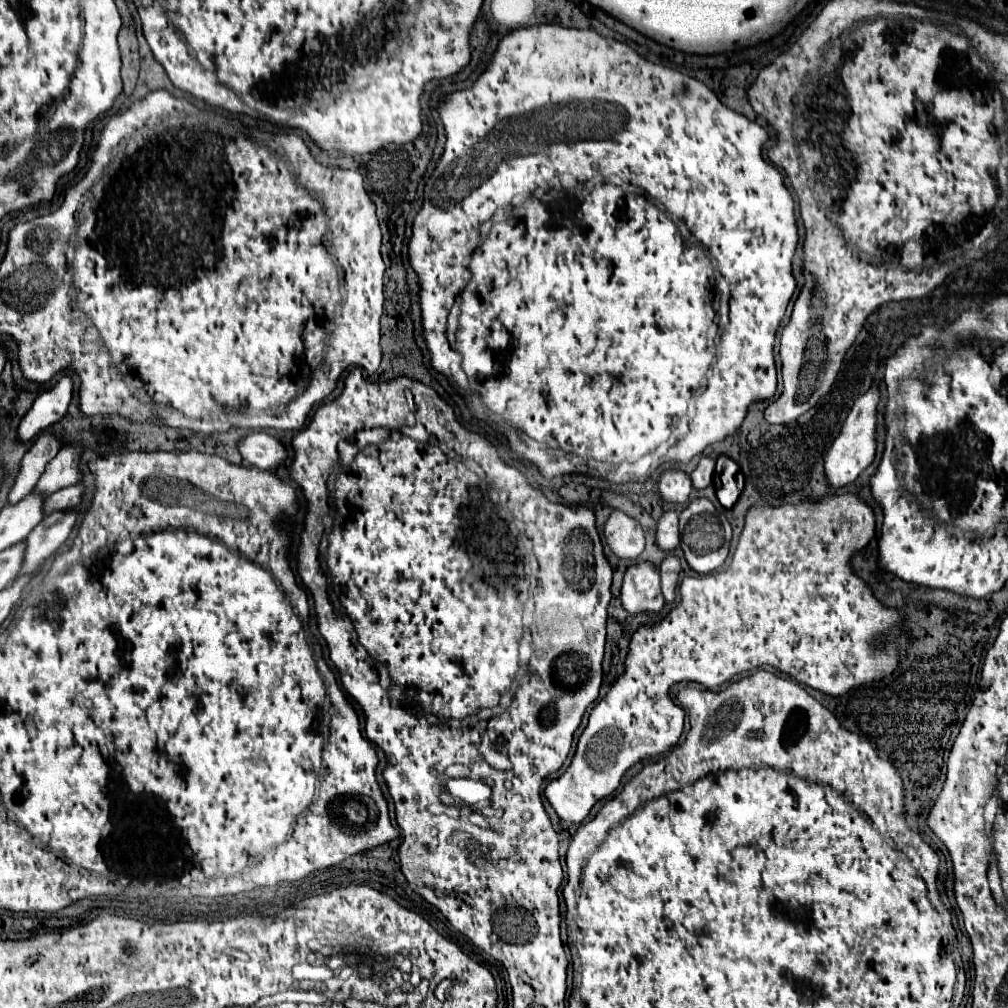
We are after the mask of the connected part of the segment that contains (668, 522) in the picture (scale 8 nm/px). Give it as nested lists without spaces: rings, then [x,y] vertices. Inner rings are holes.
[[[666,511],[656,527],[656,545],[660,551],[670,553],[680,545],[680,533],[678,533],[678,513]]]

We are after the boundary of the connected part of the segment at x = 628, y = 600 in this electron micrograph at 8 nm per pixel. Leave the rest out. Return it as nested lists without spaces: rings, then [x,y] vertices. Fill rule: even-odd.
[[[650,563],[634,565],[626,571],[622,583],[622,607],[630,615],[638,613],[660,613],[664,607],[664,597],[660,591],[658,569]]]

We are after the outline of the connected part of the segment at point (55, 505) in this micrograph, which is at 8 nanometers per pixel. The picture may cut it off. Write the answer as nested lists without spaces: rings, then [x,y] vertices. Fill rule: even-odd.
[[[72,485],[68,489],[62,489],[62,491],[54,493],[54,497],[48,497],[44,501],[44,517],[48,517],[54,511],[66,511],[66,509],[76,507],[80,503],[82,493],[84,493],[82,485]]]

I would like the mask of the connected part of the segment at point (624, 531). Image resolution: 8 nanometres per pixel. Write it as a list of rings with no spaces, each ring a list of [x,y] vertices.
[[[612,511],[606,525],[604,537],[612,553],[620,559],[634,561],[644,551],[644,531],[638,521],[622,511]]]

